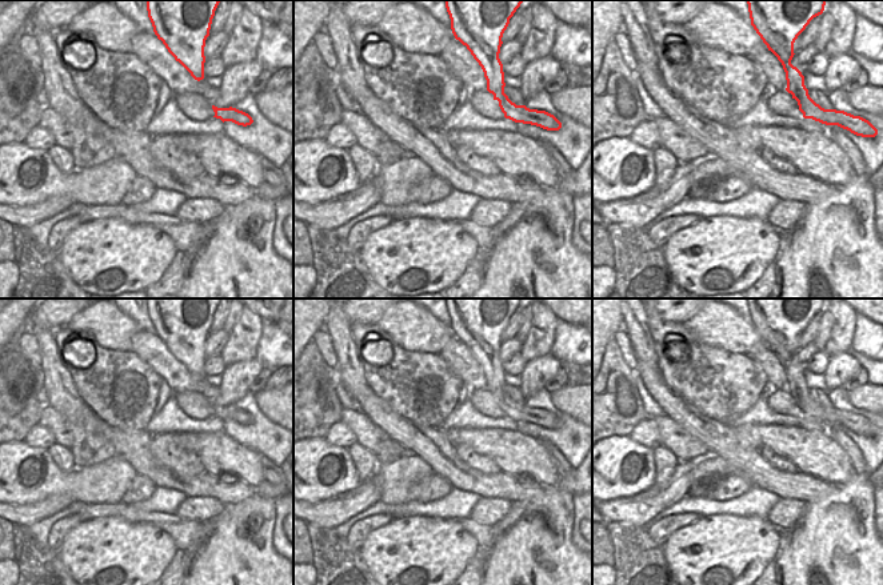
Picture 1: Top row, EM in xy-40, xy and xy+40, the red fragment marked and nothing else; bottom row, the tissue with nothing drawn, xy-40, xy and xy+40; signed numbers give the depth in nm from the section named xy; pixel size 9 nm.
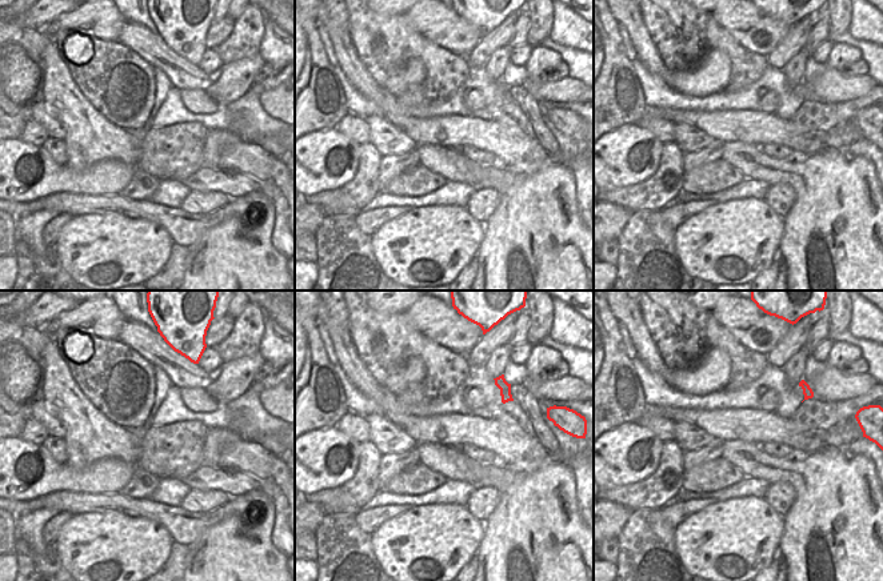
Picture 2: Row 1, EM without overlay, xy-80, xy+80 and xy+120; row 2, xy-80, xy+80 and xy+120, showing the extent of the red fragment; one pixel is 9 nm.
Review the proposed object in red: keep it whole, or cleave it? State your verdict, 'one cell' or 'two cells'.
one cell

